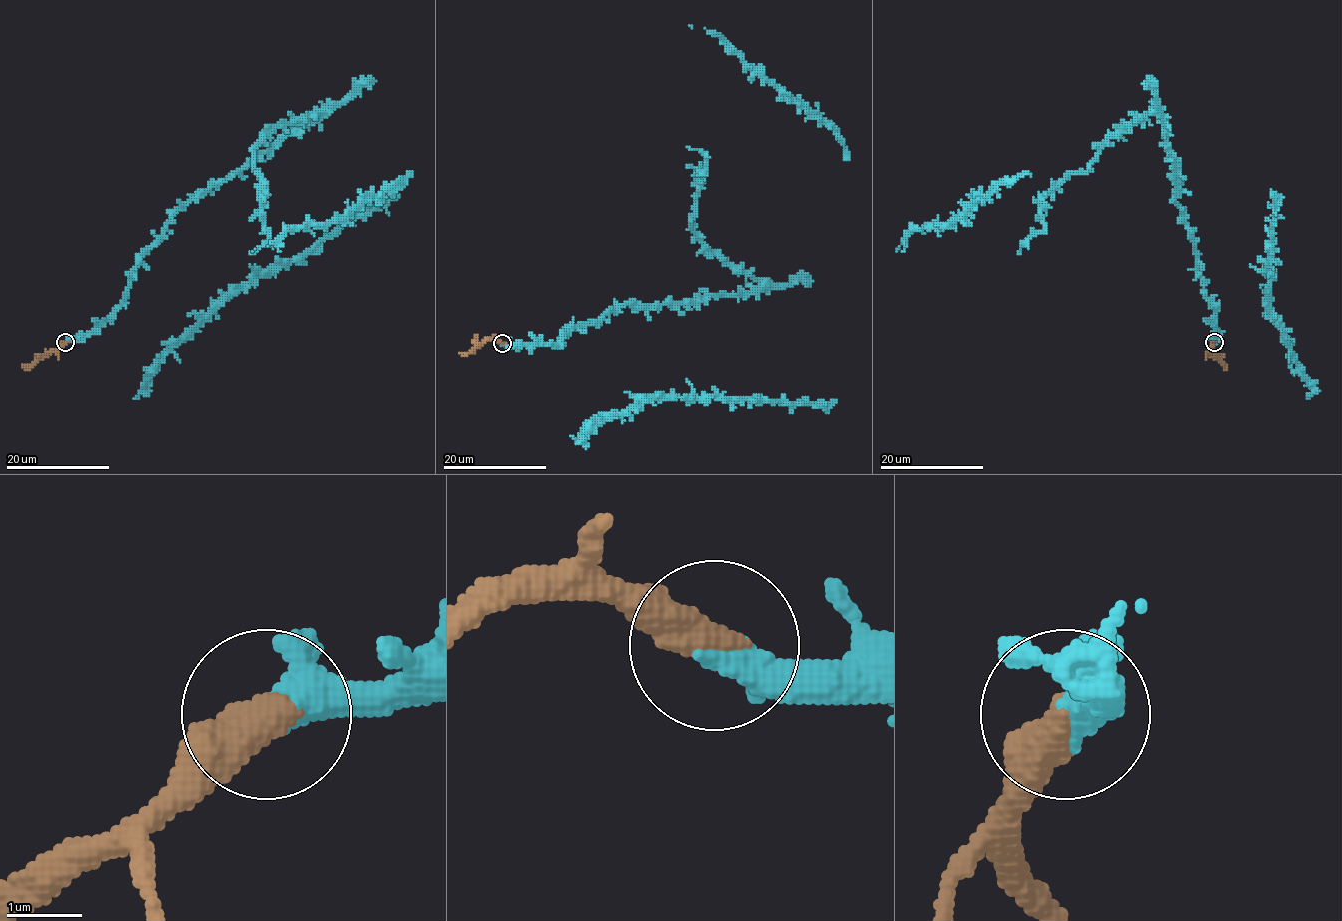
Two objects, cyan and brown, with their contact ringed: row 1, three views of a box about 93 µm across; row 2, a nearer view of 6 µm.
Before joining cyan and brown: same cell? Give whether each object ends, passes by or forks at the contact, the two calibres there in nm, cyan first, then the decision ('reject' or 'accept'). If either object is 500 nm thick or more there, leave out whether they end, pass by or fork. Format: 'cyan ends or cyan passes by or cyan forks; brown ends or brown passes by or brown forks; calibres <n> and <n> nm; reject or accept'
calibres 340 and 550 nm; accept

